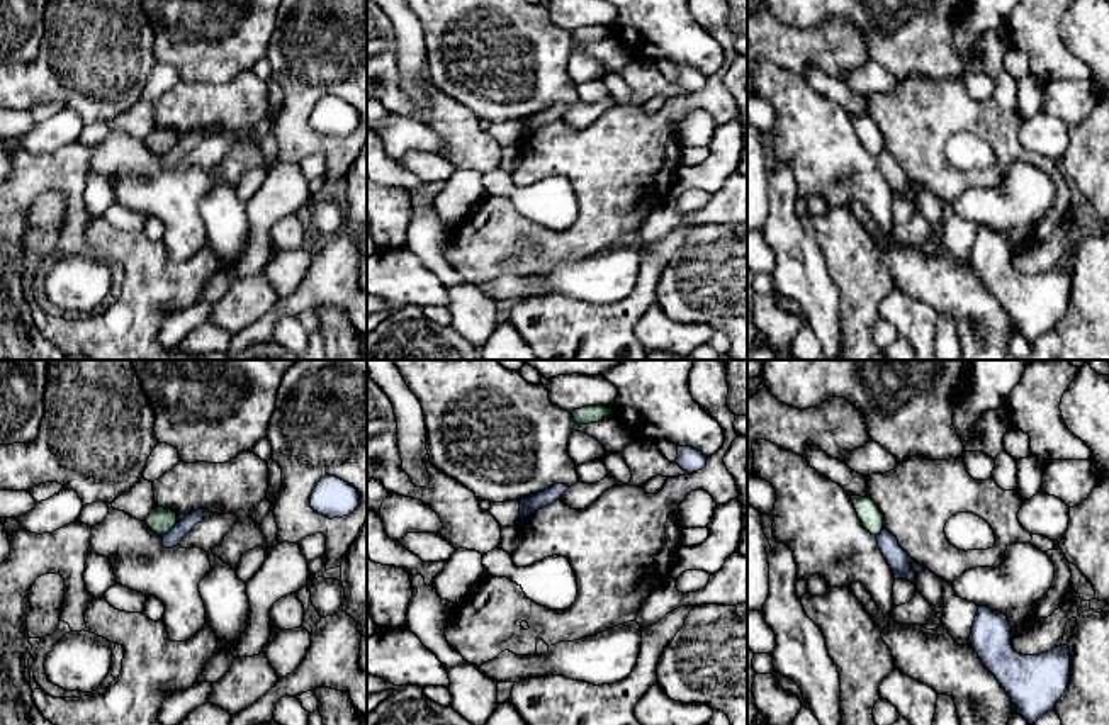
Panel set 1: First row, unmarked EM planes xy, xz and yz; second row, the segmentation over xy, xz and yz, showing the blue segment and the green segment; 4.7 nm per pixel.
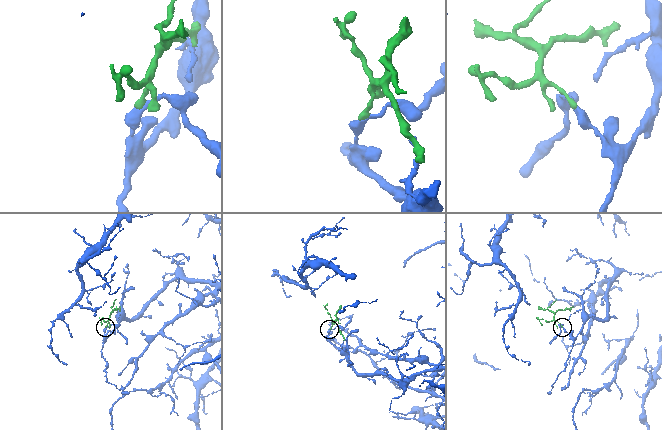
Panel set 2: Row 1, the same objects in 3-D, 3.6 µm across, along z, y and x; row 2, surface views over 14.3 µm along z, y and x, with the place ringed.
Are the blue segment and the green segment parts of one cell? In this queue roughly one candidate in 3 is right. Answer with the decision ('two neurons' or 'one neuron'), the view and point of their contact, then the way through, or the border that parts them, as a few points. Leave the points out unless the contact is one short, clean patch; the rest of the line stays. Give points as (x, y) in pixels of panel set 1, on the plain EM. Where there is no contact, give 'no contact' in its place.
two neurons; meets blue in xy at (170, 150); border along xy (177, 143), (162, 155)

